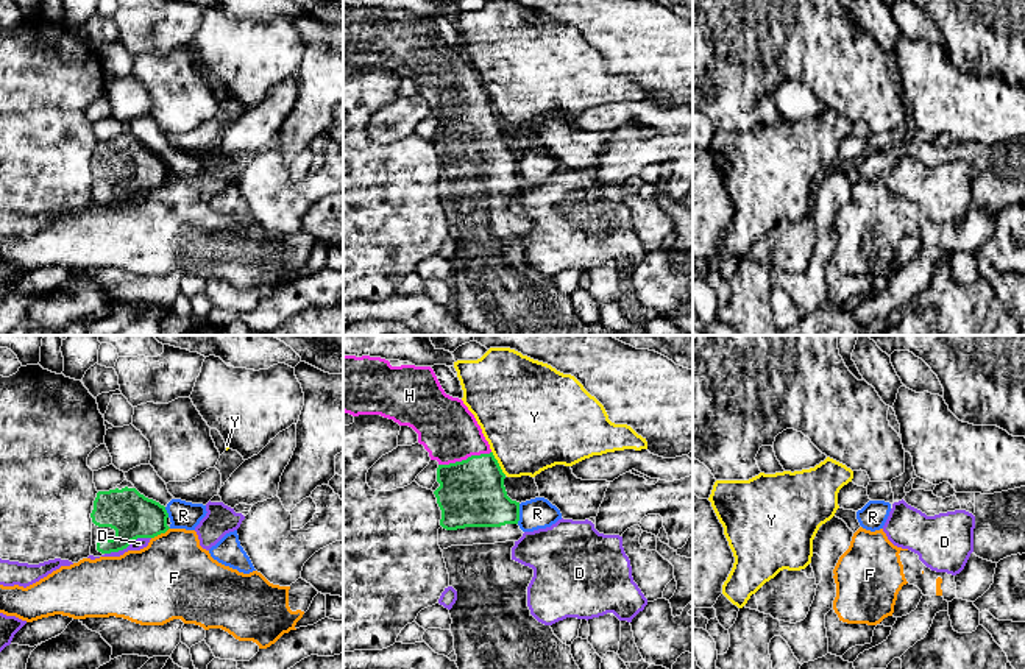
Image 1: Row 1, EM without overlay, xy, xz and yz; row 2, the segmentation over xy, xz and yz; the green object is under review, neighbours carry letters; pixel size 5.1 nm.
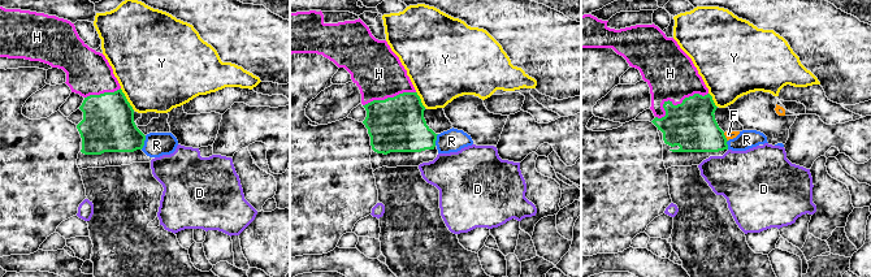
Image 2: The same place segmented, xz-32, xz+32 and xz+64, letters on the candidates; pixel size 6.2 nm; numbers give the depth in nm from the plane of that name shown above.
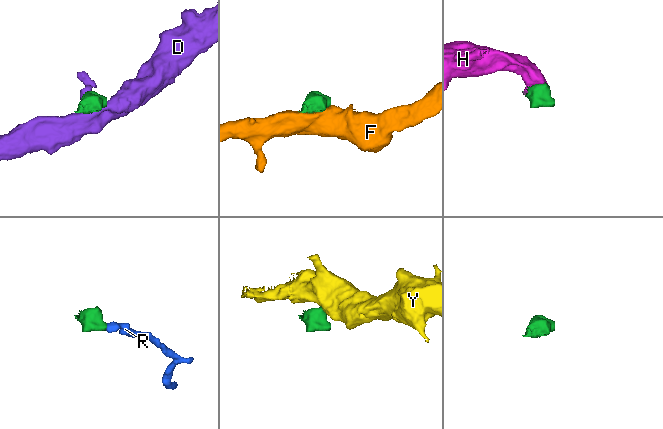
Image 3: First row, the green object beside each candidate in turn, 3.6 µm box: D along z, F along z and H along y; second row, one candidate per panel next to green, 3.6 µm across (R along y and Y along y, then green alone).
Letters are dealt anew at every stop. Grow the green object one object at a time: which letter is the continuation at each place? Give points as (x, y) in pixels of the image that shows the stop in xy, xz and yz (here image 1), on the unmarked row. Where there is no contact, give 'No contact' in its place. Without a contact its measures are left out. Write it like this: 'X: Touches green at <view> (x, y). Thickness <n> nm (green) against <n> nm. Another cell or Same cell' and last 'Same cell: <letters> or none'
D: Touches green at xy (127, 197). Thickness 240 nm (green) against 60 nm. Another cell
F: Touches green at xy (159, 184). Thickness 240 nm (green) against 420 nm. Another cell
H: Touches green at xz (464, 111). Thickness 340 nm (green) against 300 nm. Same cell
R: Touches green at xz (518, 164). Thickness 320 nm (green) against 160 nm. Another cell
Y: Touches green at xz (498, 114). Thickness 340 nm (green) against 460 nm. Another cell
Same cell: H

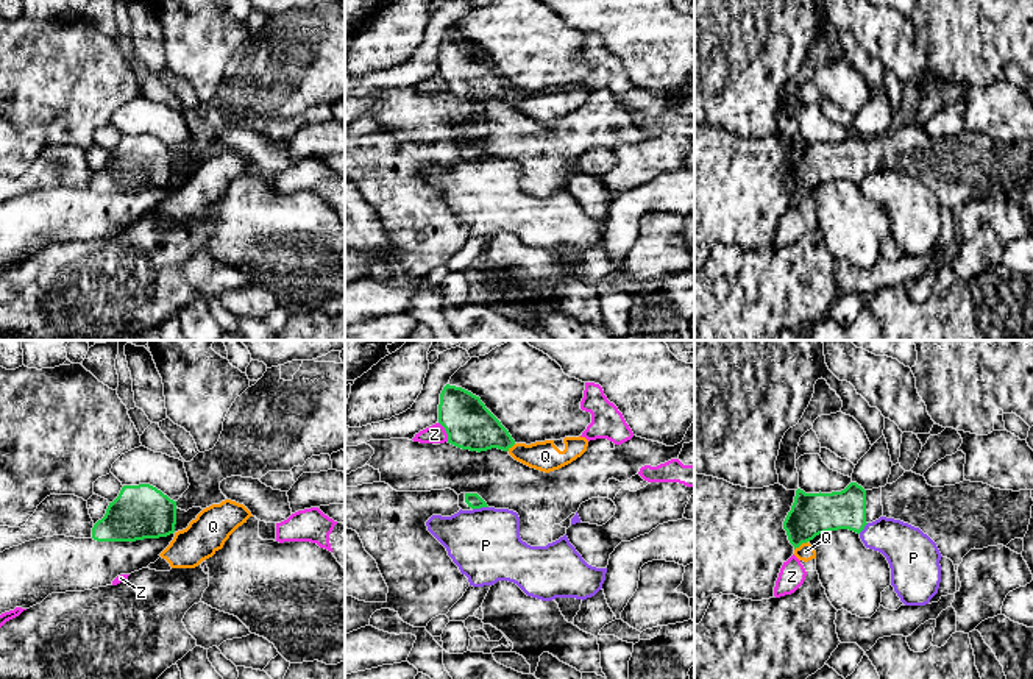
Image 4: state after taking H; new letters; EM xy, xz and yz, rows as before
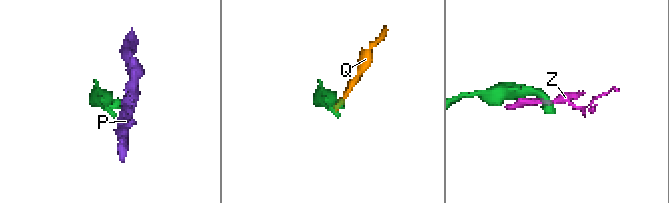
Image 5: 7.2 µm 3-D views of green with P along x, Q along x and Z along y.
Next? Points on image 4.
P: Touches green at xz (479, 158). Thickness 80 nm (green) against 360 nm. Another cell
Q: Touches green at yz (801, 194). Thickness 220 nm (green) against 90 nm. Another cell
Z: Touches green at xz (445, 80). Thickness 240 nm (green) against 100 nm. Another cell
Same cell: none

